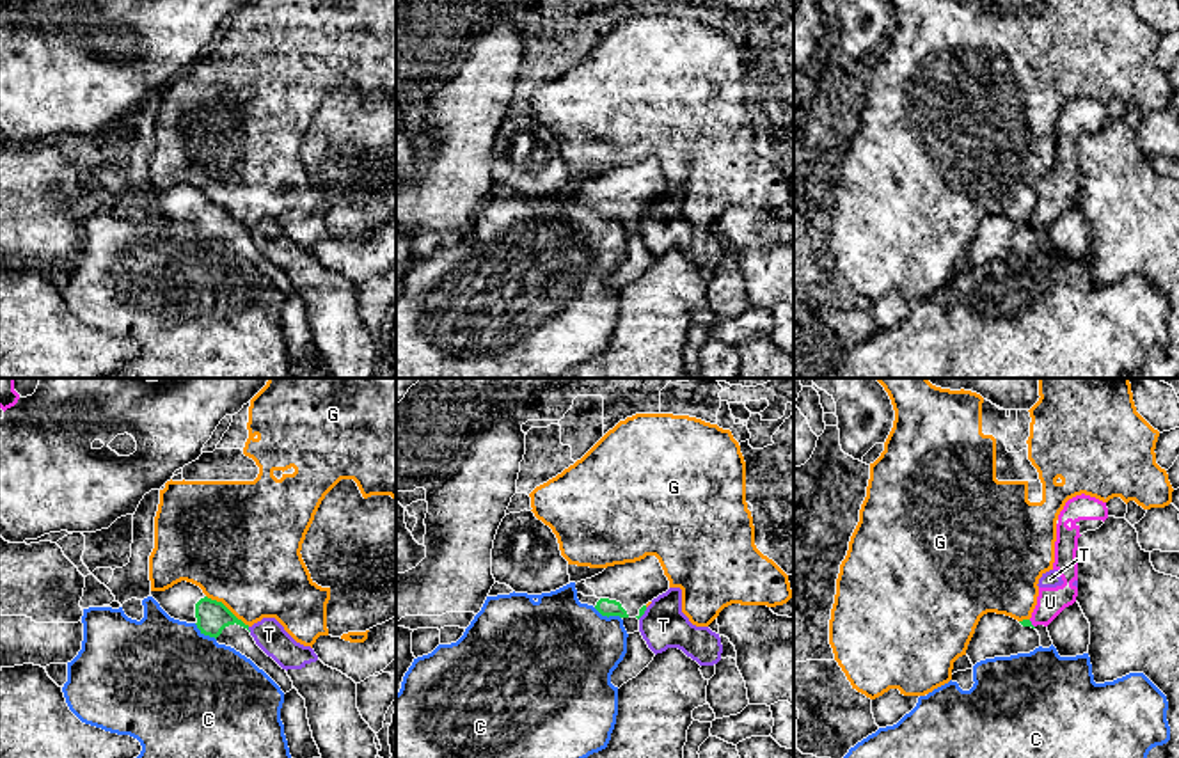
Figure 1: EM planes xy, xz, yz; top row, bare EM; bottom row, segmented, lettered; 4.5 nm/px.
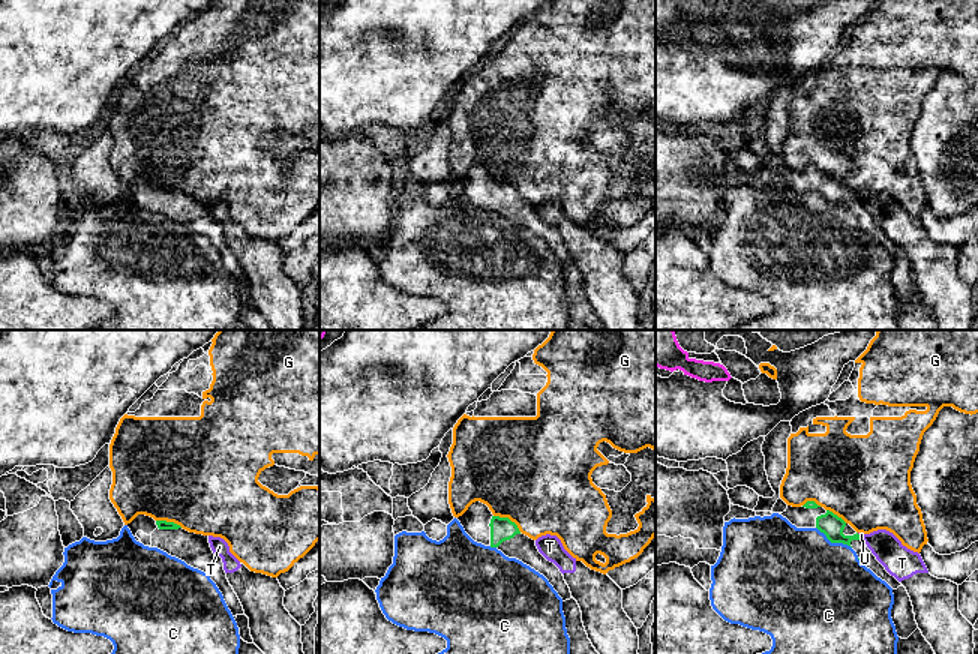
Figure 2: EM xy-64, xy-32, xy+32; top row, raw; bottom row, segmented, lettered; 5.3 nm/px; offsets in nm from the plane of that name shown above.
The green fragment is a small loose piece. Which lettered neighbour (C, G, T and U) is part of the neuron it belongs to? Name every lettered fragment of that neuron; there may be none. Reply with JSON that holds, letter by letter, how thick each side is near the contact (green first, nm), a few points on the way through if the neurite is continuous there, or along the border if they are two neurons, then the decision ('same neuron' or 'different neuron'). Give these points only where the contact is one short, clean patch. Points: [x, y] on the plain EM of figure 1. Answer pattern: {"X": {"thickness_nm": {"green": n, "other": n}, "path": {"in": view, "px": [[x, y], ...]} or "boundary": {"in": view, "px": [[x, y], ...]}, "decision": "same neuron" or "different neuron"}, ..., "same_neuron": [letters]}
{"C": {"thickness_nm": {"green": 80, "other": 460}, "decision": "different neuron"}, "G": {"thickness_nm": {"green": 150, "other": 480}, "decision": "different neuron"}, "T": {"thickness_nm": {"green": 150, "other": 140}, "decision": "different neuron"}, "U": {"thickness_nm": {"green": 30, "other": 130}, "boundary": {"in": "yz", "px": [[1028, 222], [1034, 229]]}, "decision": "different neuron"}, "same_neuron": []}

